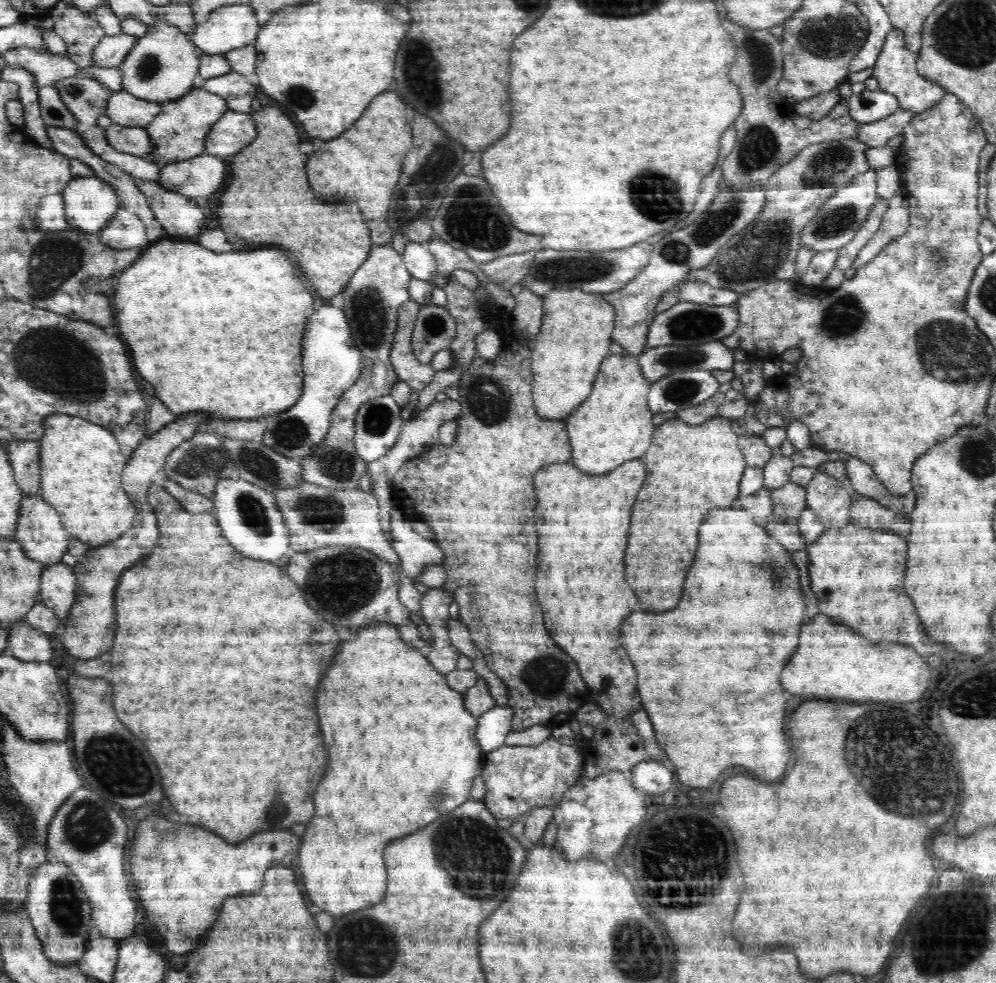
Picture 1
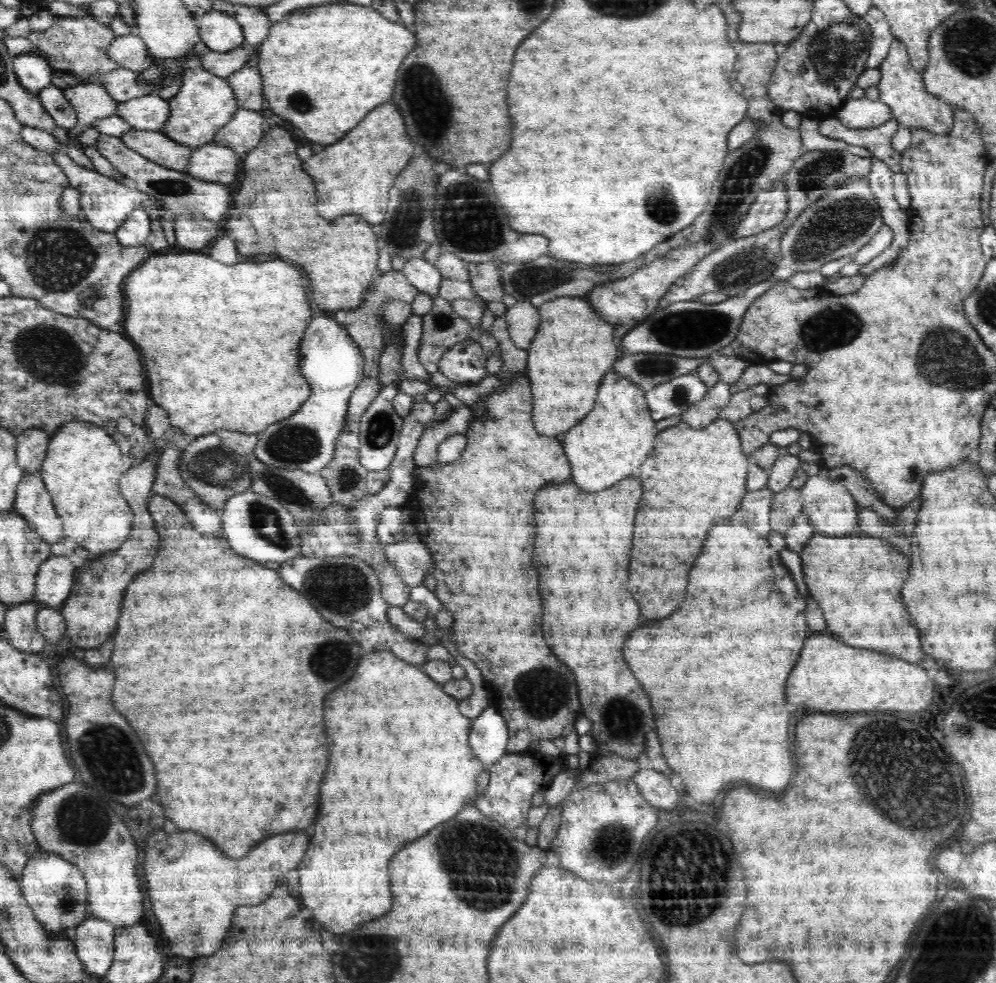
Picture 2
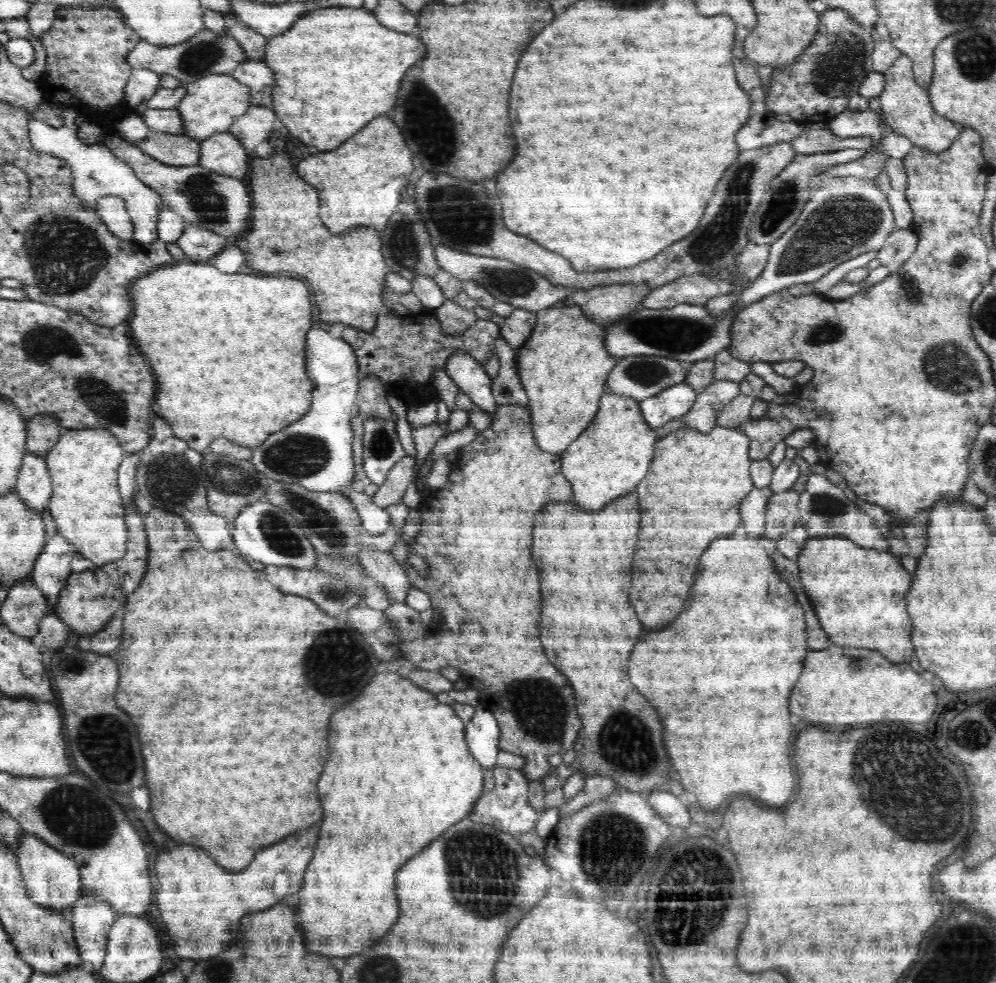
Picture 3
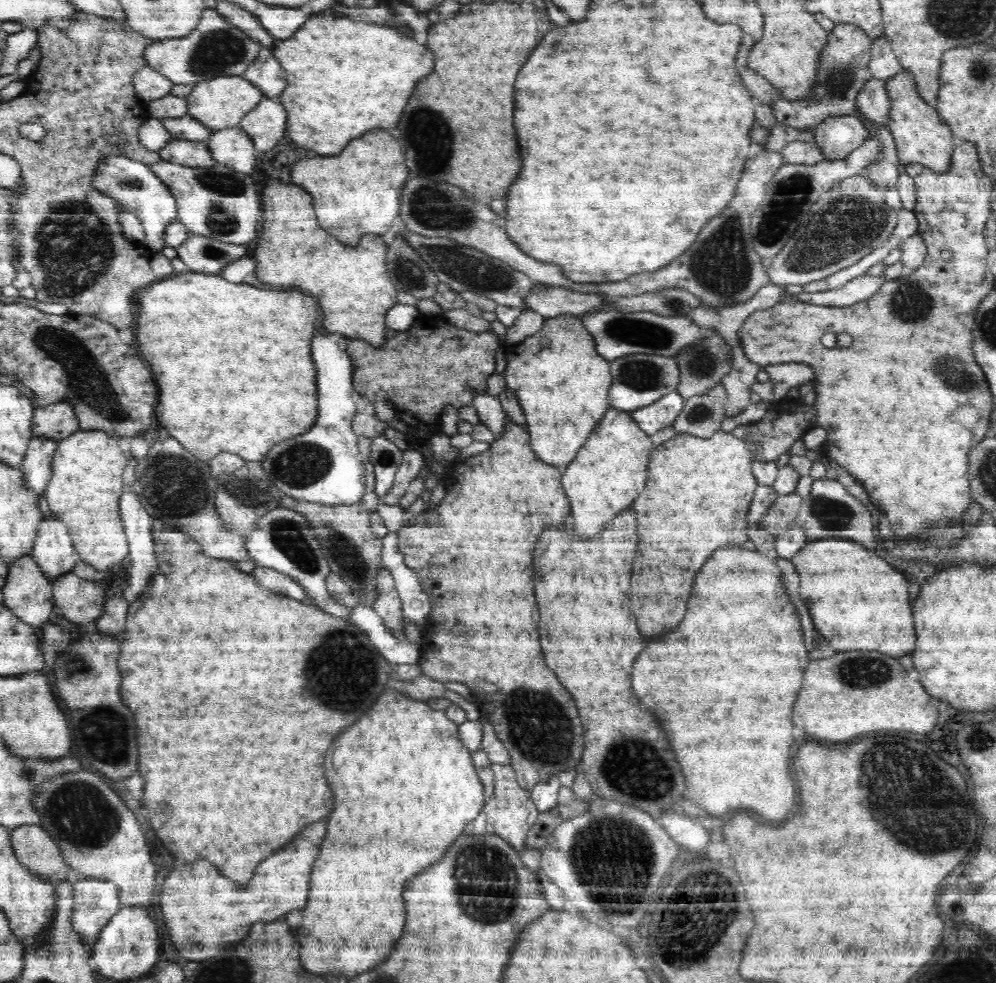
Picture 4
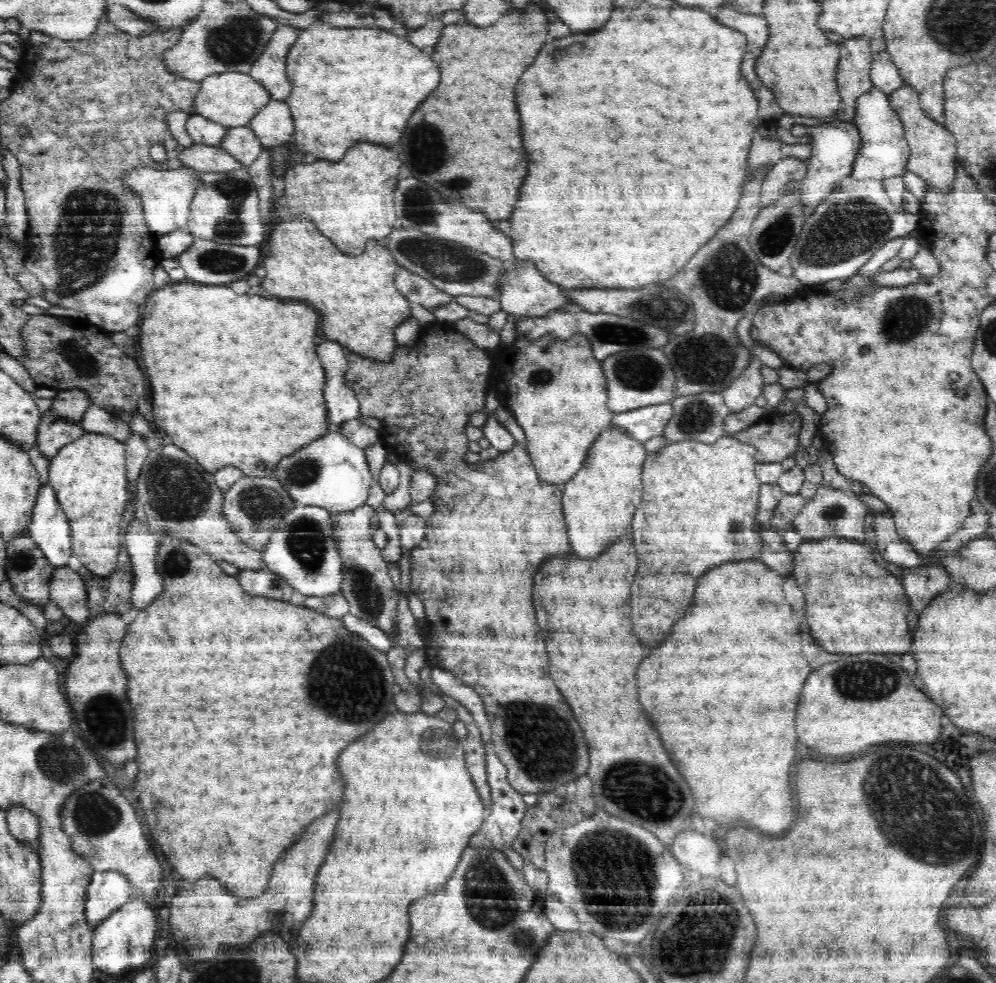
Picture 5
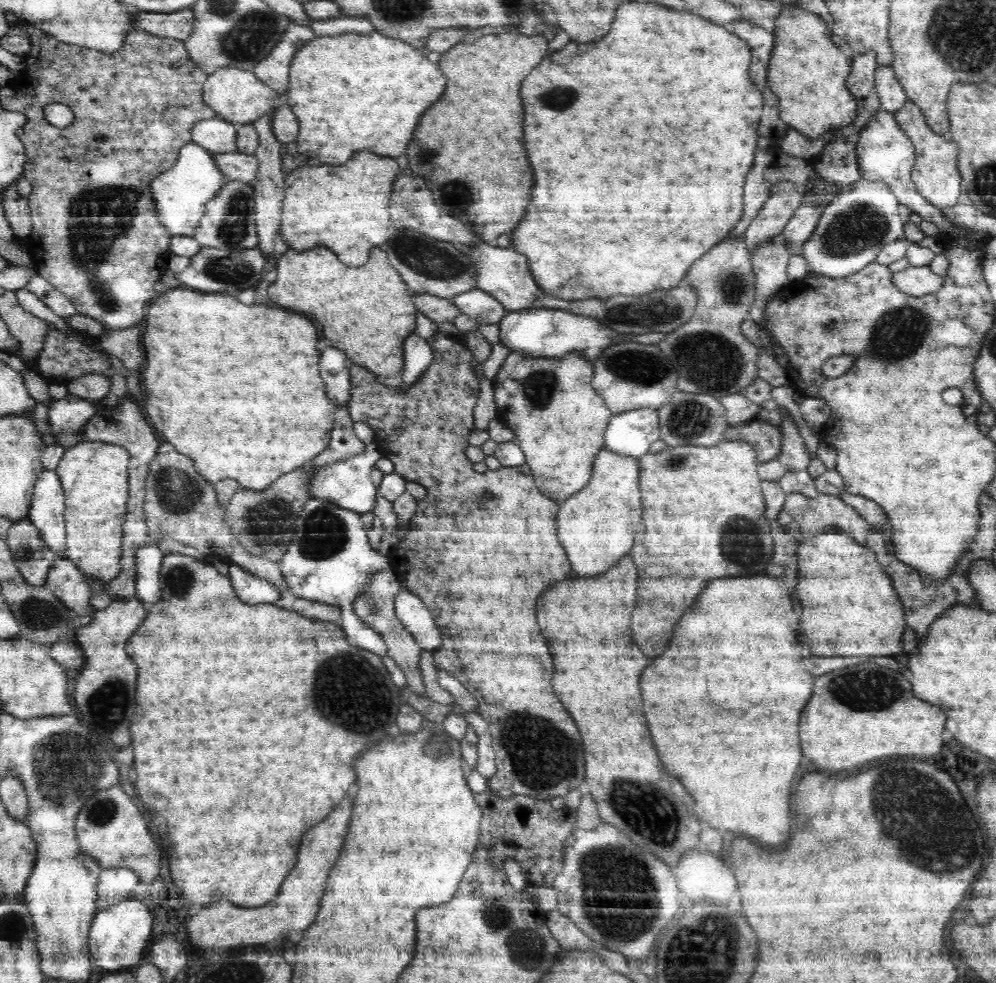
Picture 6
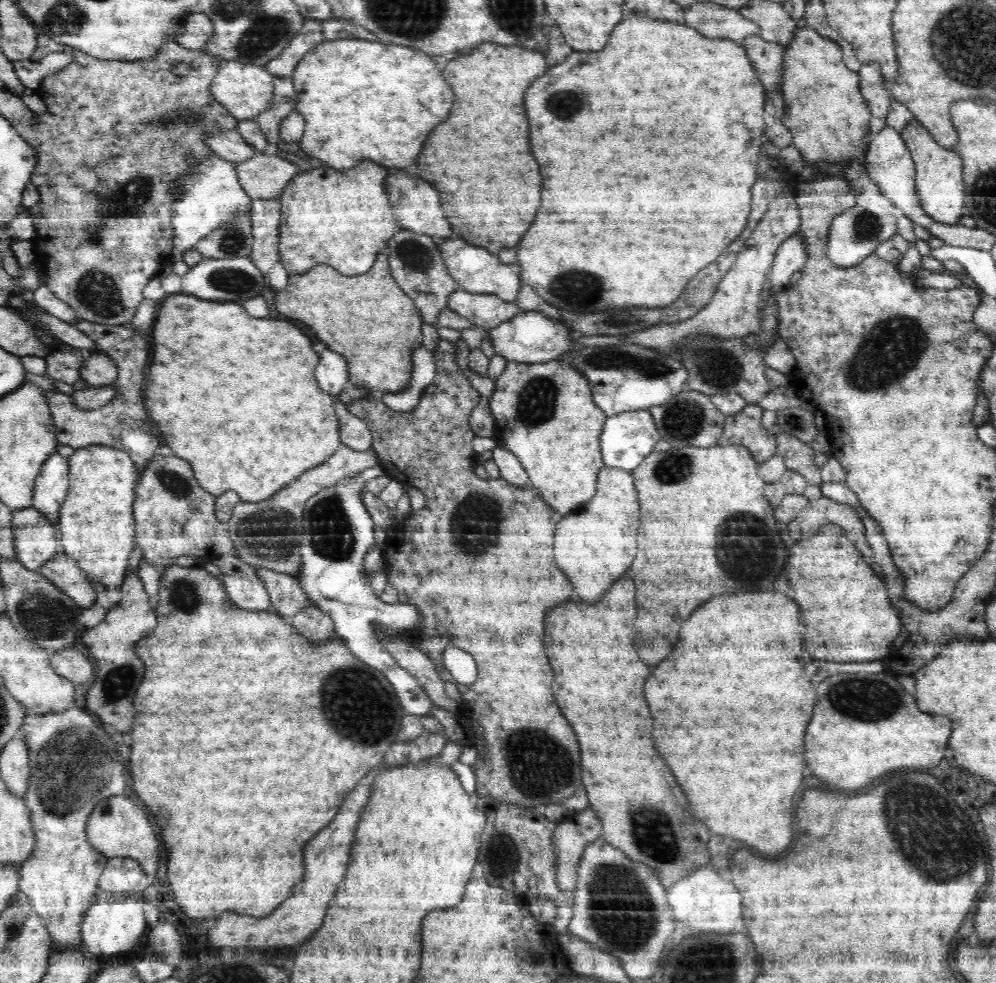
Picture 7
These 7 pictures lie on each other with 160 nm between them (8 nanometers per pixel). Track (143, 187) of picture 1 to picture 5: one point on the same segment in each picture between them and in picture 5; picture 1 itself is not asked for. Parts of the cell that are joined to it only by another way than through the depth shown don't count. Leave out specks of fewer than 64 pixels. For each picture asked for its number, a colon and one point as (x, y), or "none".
2: (193, 232)
3: (197, 243)
4: (201, 254)
5: (205, 261)

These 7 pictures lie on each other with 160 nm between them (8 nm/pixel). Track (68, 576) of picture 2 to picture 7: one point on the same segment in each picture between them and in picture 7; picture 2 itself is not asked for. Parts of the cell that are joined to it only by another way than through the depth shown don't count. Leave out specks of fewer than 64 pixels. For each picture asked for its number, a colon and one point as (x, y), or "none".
3: (51, 570)
4: (53, 550)
5: (49, 528)
6: (47, 510)
7: (52, 483)

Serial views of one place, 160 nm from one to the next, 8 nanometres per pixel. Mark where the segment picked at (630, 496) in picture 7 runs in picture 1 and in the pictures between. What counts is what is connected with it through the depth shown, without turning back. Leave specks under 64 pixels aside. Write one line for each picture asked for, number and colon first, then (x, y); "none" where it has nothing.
1: (615, 424)
2: (613, 440)
3: (613, 454)
4: (609, 471)
5: (599, 502)
6: (596, 525)

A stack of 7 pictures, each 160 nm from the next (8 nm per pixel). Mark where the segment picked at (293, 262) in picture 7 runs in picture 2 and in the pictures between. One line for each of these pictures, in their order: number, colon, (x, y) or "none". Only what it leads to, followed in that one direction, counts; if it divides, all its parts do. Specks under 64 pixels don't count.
2: (353, 176)
3: (378, 149)
4: (354, 192)
5: (347, 200)
6: (347, 205)

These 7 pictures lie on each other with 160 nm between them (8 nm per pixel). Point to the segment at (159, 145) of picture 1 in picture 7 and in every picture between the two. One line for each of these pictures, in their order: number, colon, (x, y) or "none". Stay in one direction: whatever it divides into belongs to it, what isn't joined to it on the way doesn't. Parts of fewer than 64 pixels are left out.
2: (204, 103)
3: (212, 103)
4: (222, 102)
5: (231, 99)
6: (238, 96)
7: (246, 90)

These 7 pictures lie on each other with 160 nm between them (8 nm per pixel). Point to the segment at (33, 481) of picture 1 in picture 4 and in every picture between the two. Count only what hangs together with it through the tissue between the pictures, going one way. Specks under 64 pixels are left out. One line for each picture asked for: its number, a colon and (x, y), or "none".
2: (31, 445)
3: (42, 432)
4: (57, 421)

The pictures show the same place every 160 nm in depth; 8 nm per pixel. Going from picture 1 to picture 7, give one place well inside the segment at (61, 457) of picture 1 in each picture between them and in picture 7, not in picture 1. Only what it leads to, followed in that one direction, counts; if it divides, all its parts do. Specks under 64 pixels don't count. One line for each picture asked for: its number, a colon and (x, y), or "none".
2: (83, 463)
3: (83, 464)
4: (86, 483)
5: (89, 475)
6: (94, 474)
7: (96, 526)

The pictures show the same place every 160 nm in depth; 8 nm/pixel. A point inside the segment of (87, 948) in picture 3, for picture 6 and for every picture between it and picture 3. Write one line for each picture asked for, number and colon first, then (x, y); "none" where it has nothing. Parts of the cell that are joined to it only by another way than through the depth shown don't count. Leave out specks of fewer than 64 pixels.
4: (96, 901)
5: (107, 891)
6: (115, 884)

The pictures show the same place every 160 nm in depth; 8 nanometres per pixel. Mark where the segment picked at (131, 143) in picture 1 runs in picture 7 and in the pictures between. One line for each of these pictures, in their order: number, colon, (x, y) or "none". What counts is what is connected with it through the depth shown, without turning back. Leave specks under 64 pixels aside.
2: (154, 145)
3: (174, 150)
4: (194, 154)
5: (203, 158)
6: (234, 166)
7: (266, 175)

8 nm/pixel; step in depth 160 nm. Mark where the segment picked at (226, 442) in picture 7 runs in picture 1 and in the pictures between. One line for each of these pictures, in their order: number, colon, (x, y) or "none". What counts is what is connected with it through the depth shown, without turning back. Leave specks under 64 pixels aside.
1: (216, 333)
2: (220, 344)
3: (229, 349)
4: (233, 363)
5: (236, 381)
6: (216, 371)

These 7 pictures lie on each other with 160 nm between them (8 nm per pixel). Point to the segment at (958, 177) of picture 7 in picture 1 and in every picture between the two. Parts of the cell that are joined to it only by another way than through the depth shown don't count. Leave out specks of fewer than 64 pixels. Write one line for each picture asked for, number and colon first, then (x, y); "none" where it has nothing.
1: (896, 71)
2: (901, 87)
3: (906, 107)
4: (921, 137)
5: (933, 148)
6: (936, 176)

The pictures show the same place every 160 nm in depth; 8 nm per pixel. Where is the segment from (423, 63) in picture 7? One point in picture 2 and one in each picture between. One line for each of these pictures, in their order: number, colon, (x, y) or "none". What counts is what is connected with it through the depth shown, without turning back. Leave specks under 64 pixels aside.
2: (323, 68)
3: (336, 69)
4: (344, 77)
5: (347, 86)
6: (350, 93)

